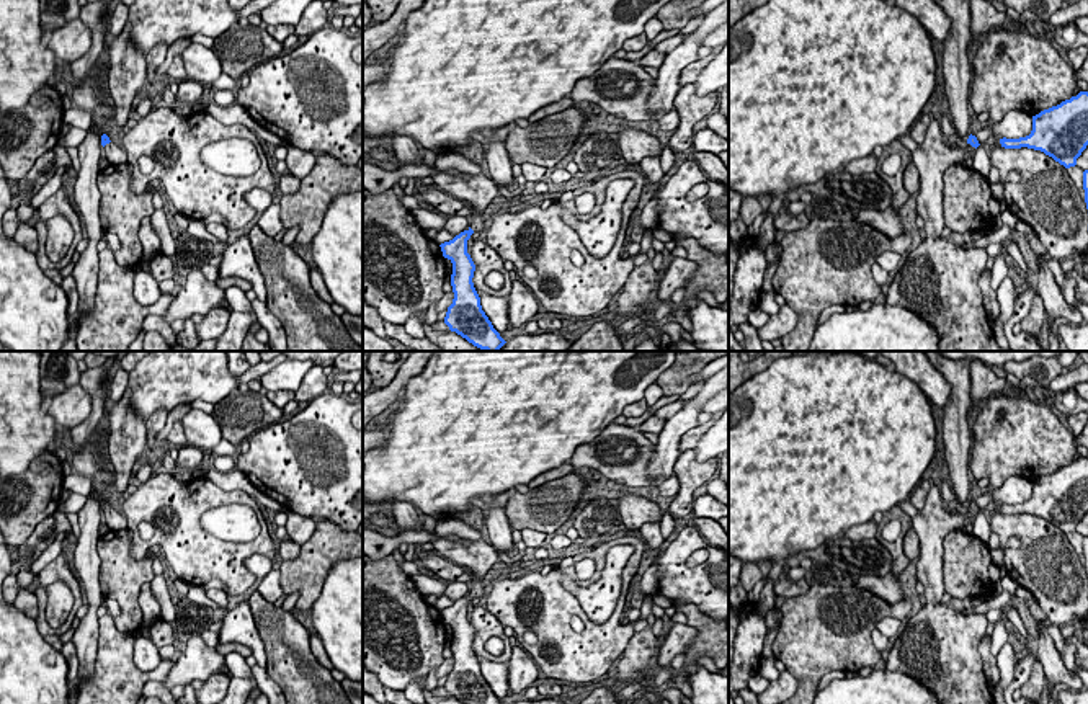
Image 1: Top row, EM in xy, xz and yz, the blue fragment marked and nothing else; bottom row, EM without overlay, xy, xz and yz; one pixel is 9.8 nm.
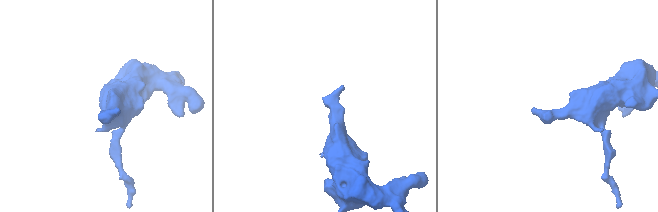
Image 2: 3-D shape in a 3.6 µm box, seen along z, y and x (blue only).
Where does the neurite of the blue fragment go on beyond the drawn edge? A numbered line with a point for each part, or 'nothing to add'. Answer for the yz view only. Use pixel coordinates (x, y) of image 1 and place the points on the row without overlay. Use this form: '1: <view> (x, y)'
1: yz (940, 647)

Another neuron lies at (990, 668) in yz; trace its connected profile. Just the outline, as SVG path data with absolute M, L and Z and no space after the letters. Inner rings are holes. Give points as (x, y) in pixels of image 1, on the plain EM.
M983 635L979 645L982 655L983 671L990 686L995 686L1000 679L1000 670L997 666L997 657L990 652L992 639Z

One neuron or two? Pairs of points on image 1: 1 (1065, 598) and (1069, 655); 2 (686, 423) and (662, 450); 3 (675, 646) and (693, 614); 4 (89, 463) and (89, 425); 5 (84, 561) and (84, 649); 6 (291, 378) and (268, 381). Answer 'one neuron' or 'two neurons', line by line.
1: two neurons
2: one neuron
3: two neurons
4: two neurons
5: one neuron
6: one neuron

